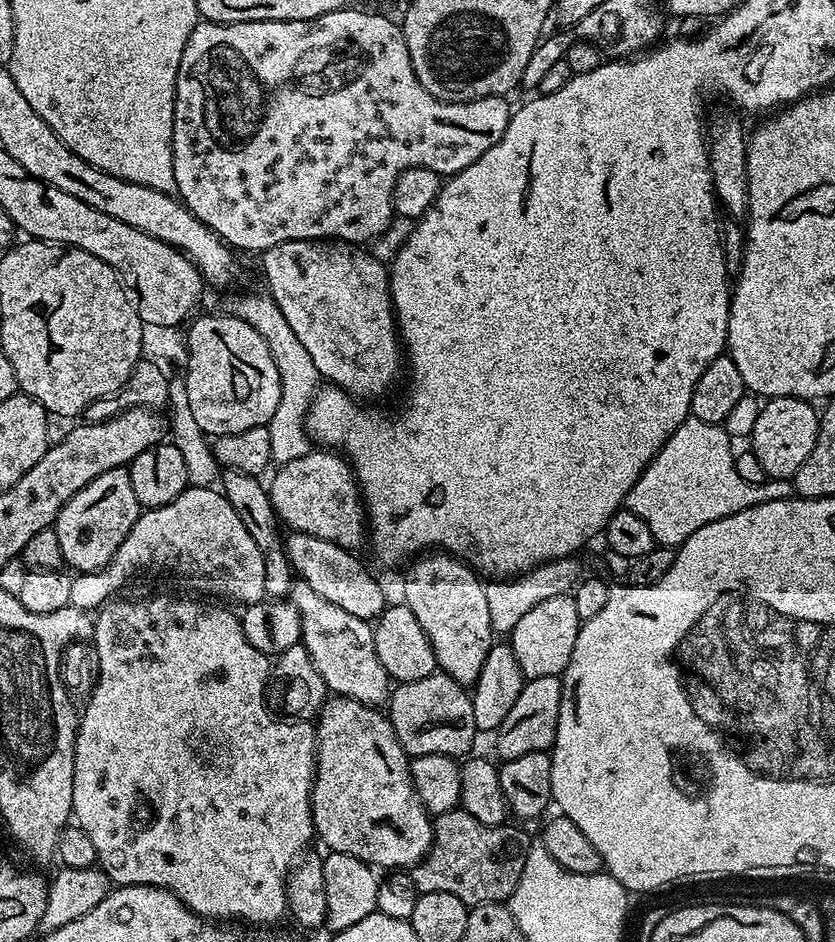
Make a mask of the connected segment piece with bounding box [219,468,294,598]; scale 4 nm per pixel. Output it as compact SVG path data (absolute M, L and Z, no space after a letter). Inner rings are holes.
M225 468L219 474L221 475L221 485L219 484L219 487L224 493L224 500L230 502L234 514L238 514L238 518L242 518L242 526L246 526L246 530L250 530L250 538L258 546L260 556L264 560L263 595L268 598L287 597L292 590L294 573L292 563L288 561L288 553L284 550L282 532L280 536L280 524L272 505L269 489L265 485L263 488L259 484L261 481L257 477L242 474L242 470Z

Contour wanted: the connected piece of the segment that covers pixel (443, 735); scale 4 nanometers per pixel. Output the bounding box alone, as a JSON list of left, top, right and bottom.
[386,670,478,758]

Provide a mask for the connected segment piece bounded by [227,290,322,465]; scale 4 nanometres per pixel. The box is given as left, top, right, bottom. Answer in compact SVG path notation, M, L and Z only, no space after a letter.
M267 291L248 292L228 304L227 311L242 322L254 326L258 334L262 334L262 342L266 342L266 350L270 350L270 358L274 358L274 366L278 366L280 379L280 401L278 410L274 410L274 418L266 425L270 434L270 450L273 461L277 465L294 462L294 458L302 458L310 450L310 437L304 420L312 405L312 400L322 387L322 377L318 366L314 366L314 358L306 351L306 346L294 334L294 329L286 318L282 318L282 310L274 302Z

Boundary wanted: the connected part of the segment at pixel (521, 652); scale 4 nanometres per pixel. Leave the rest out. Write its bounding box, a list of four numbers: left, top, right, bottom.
[510,594,581,681]

